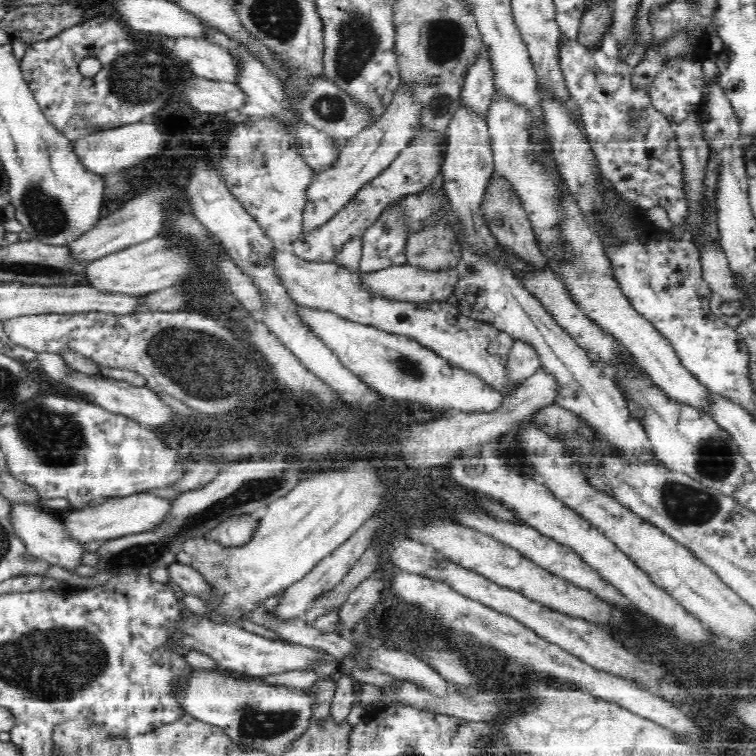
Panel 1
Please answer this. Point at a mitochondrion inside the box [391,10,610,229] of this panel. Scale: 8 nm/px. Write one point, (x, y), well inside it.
(445, 38)

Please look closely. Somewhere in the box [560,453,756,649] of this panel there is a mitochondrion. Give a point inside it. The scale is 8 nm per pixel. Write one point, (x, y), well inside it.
(684, 504)

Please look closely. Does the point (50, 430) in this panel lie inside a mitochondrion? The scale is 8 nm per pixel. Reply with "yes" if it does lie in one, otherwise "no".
yes

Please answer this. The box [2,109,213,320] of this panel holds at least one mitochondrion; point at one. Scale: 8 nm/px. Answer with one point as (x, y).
(49, 215)

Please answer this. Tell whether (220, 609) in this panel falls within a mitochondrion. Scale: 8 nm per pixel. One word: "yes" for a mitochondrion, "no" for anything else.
no

